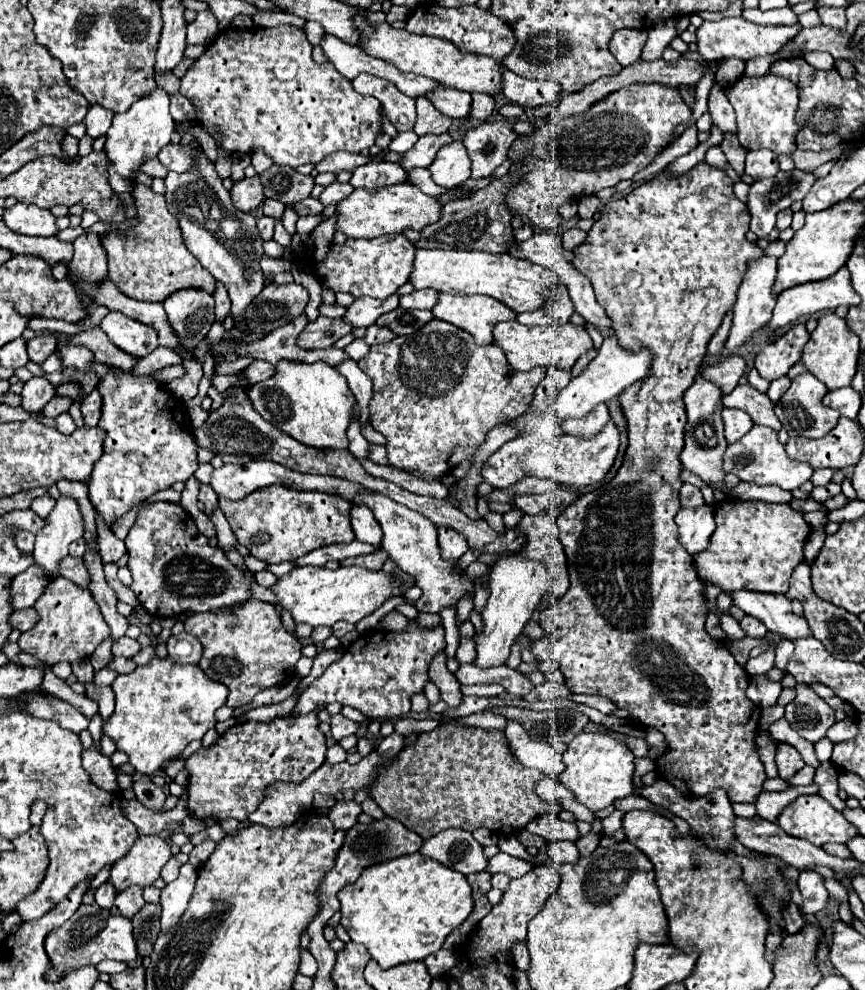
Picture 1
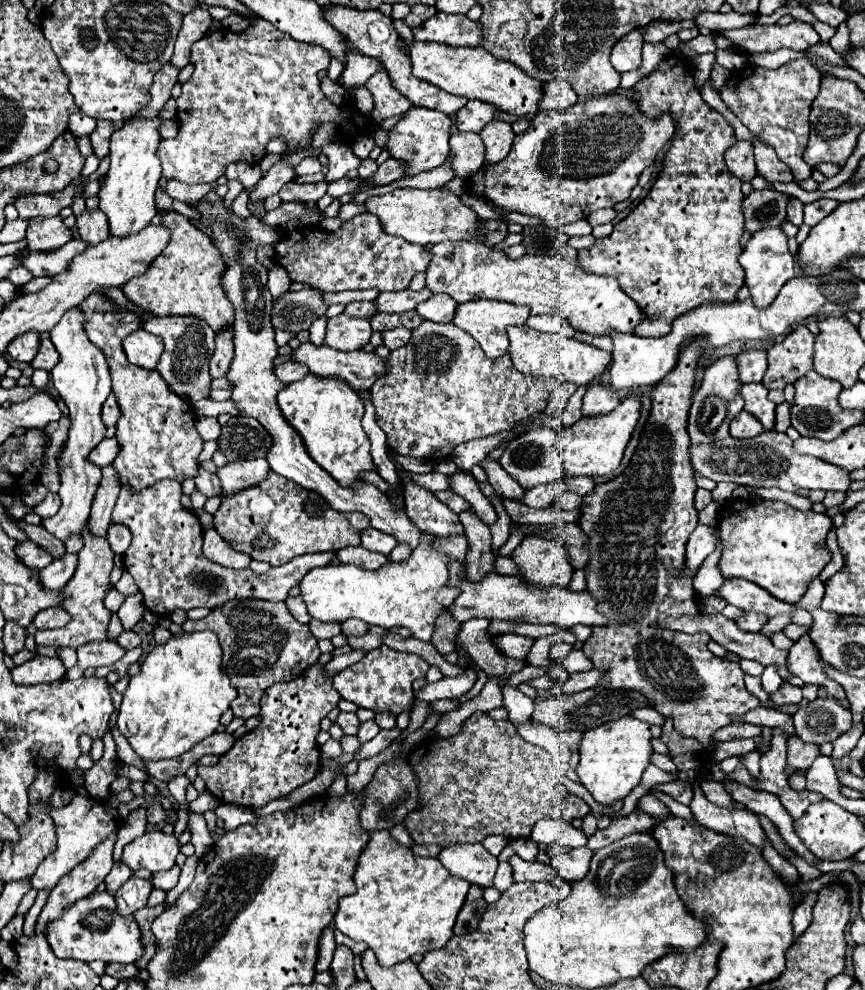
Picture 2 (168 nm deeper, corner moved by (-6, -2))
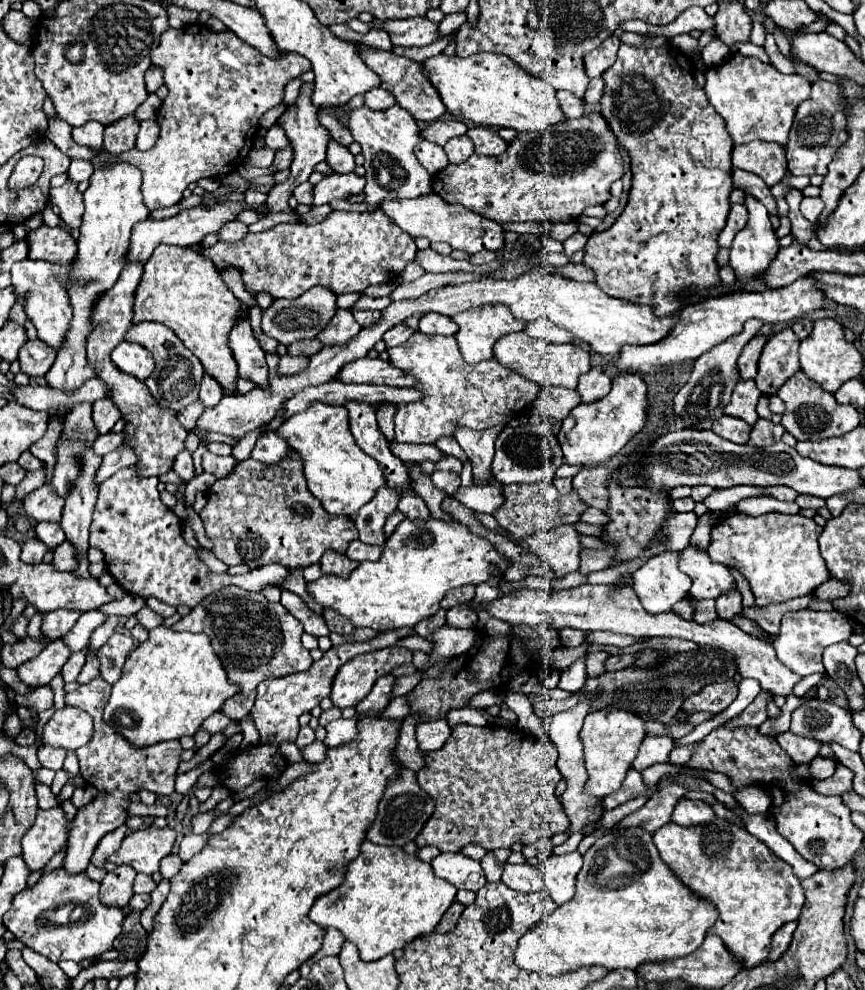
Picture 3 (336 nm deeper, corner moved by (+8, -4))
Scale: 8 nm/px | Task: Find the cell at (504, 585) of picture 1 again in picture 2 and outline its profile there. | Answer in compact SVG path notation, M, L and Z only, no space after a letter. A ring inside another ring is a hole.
M526 535L512 559L518 563L520 577L536 585L568 585L574 573L568 549L560 539Z

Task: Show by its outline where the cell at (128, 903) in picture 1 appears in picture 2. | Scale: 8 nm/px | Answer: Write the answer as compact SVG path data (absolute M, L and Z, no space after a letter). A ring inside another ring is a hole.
M130 877L126 883L122 883L122 887L114 895L118 913L120 915L132 915L138 909L146 907L150 891L152 891L150 881L138 879L138 877Z

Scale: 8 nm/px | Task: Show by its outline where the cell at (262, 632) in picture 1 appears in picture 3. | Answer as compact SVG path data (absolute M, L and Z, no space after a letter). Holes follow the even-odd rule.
M224 587L198 603L190 615L182 617L172 629L198 629L212 641L214 653L220 657L230 683L242 691L222 705L222 713L234 721L244 719L256 697L256 685L270 677L286 677L306 671L312 665L308 649L302 647L302 623L292 617L280 603L270 603L262 593L244 591L240 587Z

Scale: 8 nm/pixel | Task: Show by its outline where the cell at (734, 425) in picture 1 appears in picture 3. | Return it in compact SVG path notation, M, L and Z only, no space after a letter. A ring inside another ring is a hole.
M722 415L714 425L712 425L712 431L718 433L720 437L732 441L732 443L748 443L748 437L750 437L750 425L744 423L742 419L738 417L728 417L728 415Z

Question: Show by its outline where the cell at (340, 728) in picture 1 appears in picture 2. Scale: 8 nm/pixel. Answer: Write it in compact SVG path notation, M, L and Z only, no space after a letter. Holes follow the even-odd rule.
M340 713L336 723L342 727L342 731L346 735L356 735L358 733L358 727L360 727L360 721L356 717L356 713Z

